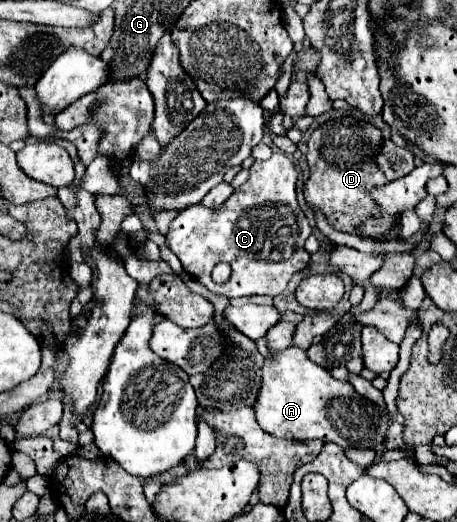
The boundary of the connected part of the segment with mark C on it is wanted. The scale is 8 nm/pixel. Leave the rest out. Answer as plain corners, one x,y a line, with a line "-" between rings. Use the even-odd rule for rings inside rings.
274,151
274,155
268,161
254,161
254,165
250,167
248,181
240,189
236,189
230,195
230,199
220,205
220,209
206,209
202,205
192,205
180,211
170,225
170,231
166,235
166,245
180,259
182,267
214,293
226,297
280,295
286,289
290,277
302,271
310,263
310,253
304,249
304,241
310,235
310,225
296,201
296,179
298,171
282,151
-
218,263
228,263
232,267
232,275
224,285
214,283
210,277
214,265

